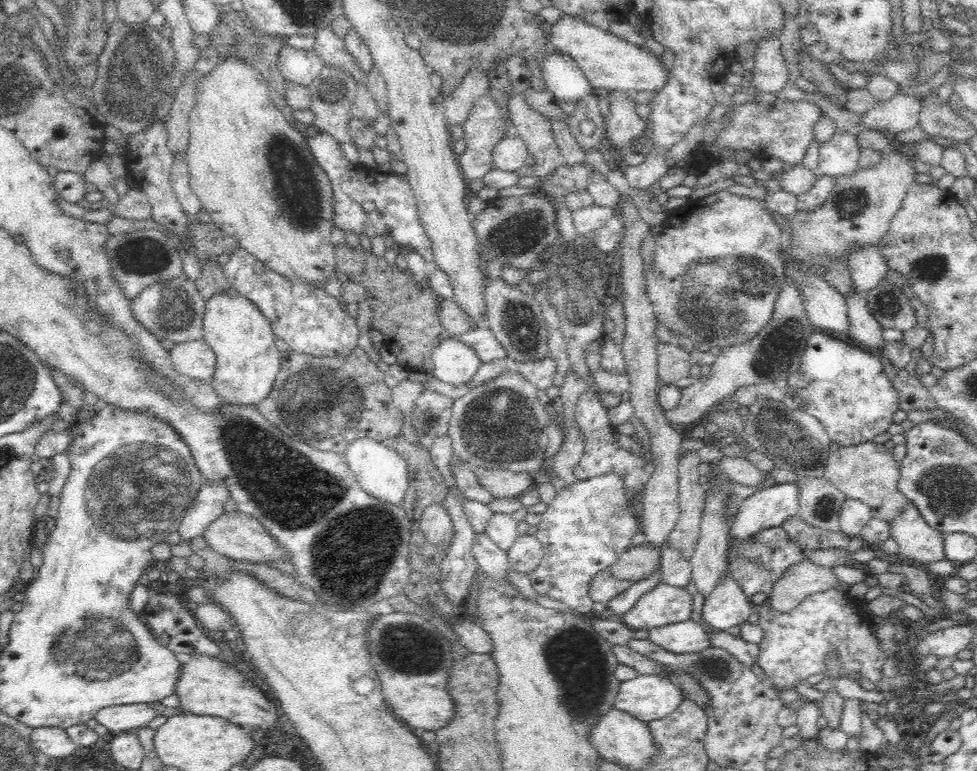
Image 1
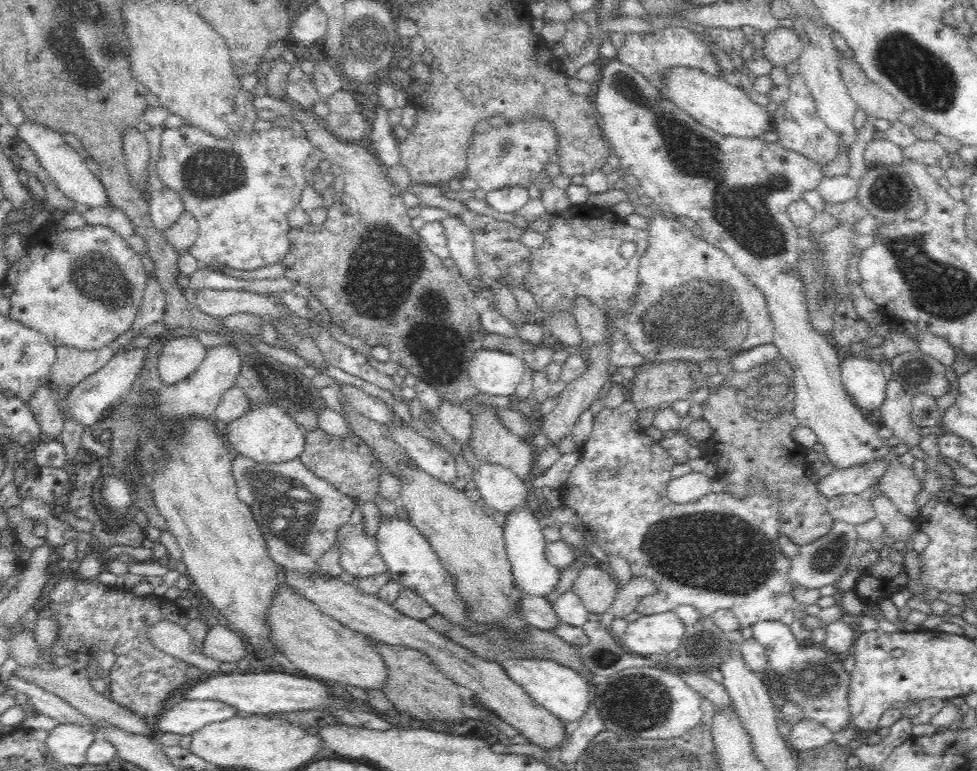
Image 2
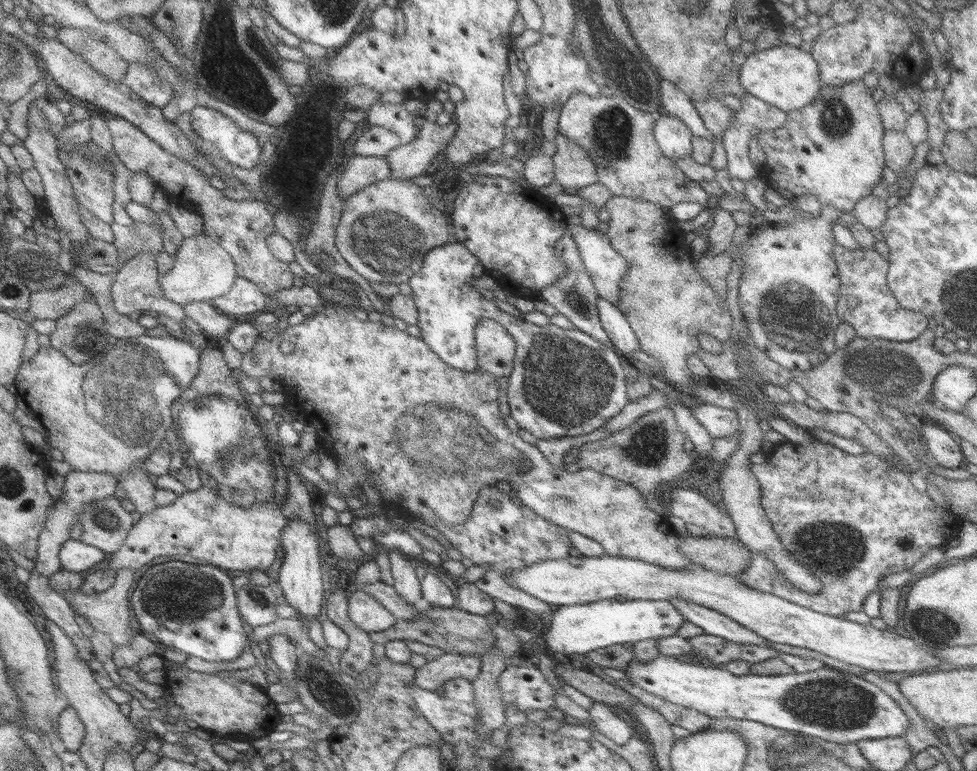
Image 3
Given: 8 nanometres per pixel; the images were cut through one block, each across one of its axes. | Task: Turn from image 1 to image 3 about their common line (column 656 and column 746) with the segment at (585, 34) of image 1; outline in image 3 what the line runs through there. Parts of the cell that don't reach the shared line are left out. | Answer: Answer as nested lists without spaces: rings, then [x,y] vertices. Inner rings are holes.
[[[783,43],[745,56],[745,61],[738,69],[738,82],[746,93],[785,113],[800,110],[810,104],[823,87],[818,63],[811,53]]]

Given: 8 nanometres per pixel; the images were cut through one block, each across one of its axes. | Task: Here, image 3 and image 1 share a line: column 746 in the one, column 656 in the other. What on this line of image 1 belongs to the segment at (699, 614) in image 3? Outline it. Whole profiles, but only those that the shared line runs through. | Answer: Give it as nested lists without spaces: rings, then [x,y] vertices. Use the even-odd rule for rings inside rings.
[[[692,619],[678,624],[666,624],[648,630],[648,640],[674,654],[704,652],[712,647],[706,628]]]

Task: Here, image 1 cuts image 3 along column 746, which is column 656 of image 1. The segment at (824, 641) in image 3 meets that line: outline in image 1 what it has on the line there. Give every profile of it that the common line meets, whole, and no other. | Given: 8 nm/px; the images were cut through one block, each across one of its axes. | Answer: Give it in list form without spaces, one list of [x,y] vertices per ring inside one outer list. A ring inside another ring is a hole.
[[[661,581],[621,617],[630,630],[652,630],[690,619],[693,598],[685,588]]]

